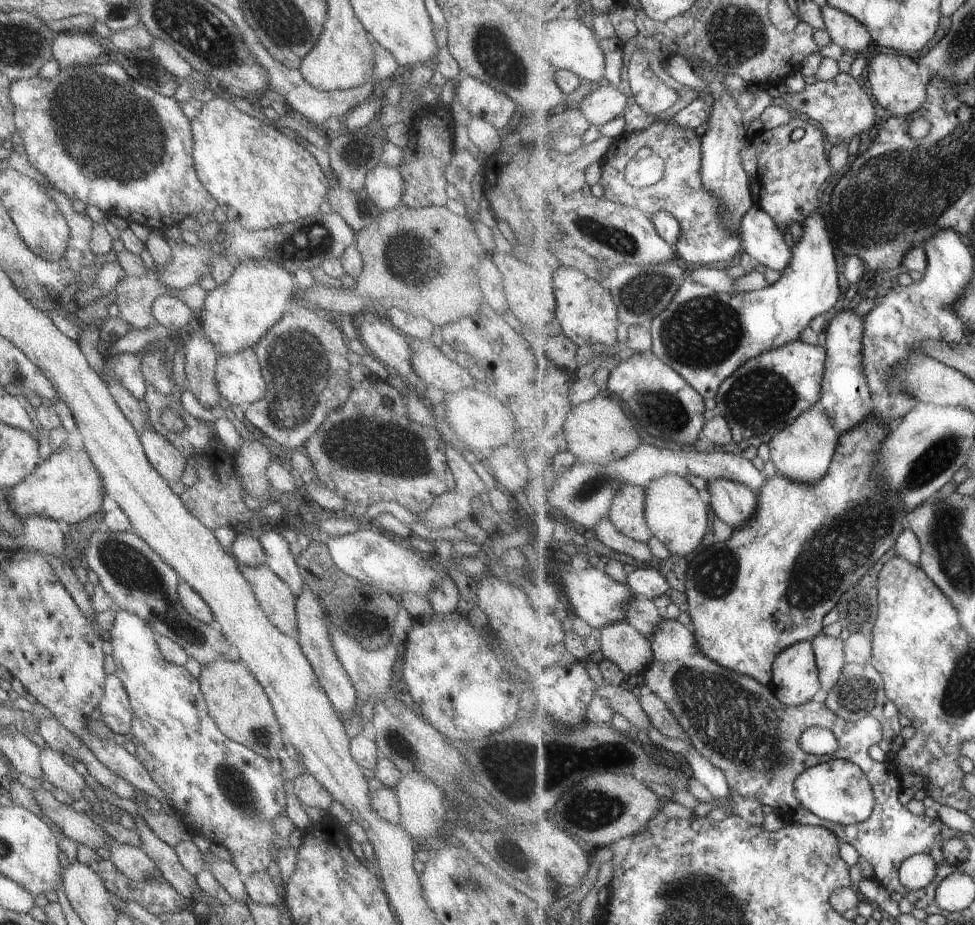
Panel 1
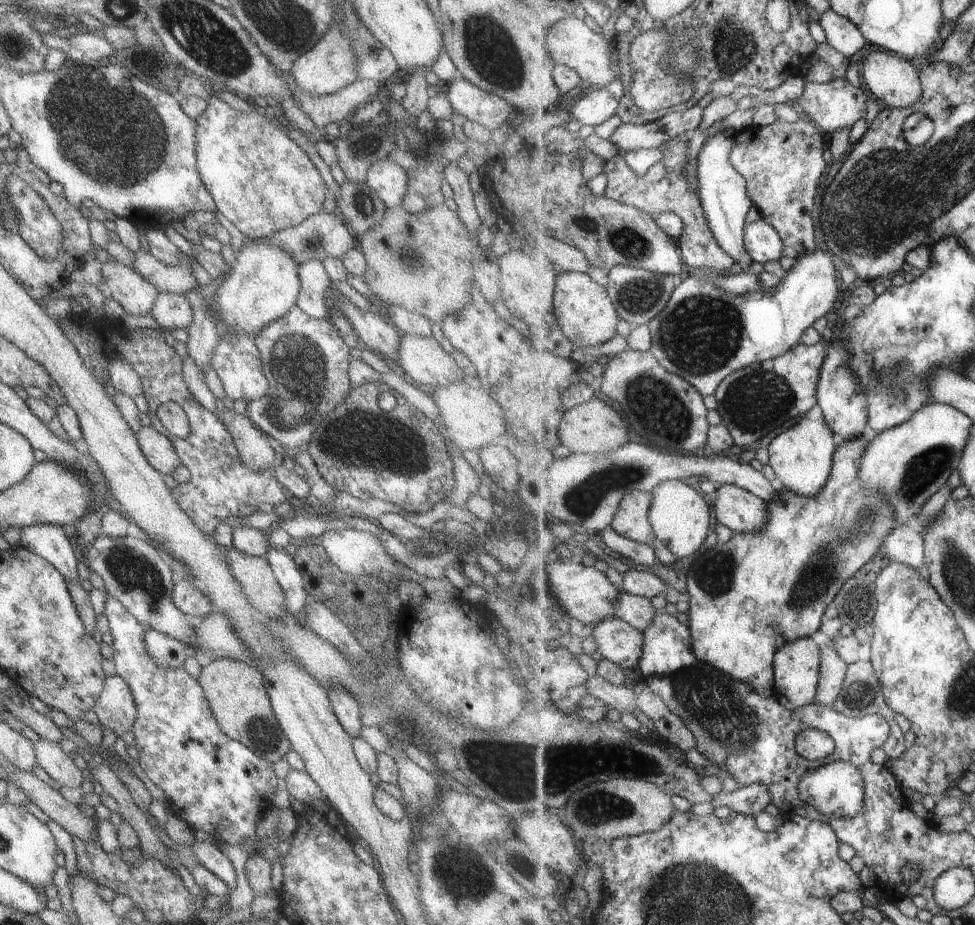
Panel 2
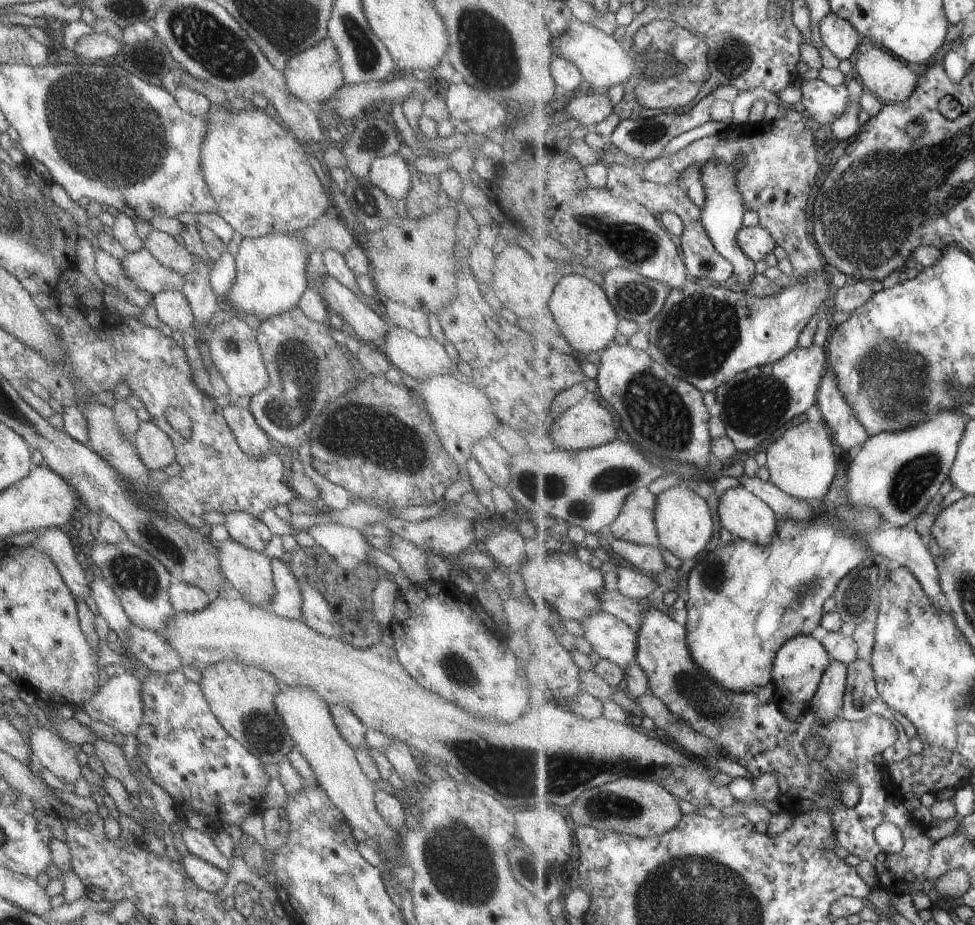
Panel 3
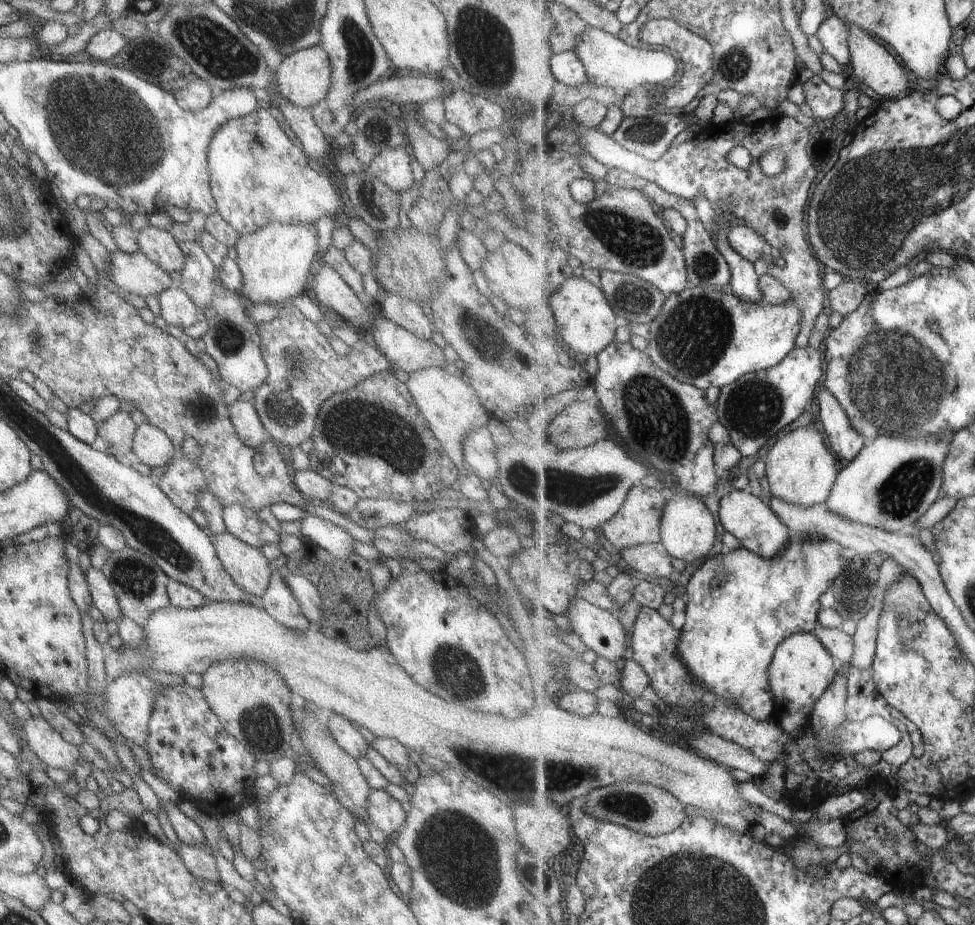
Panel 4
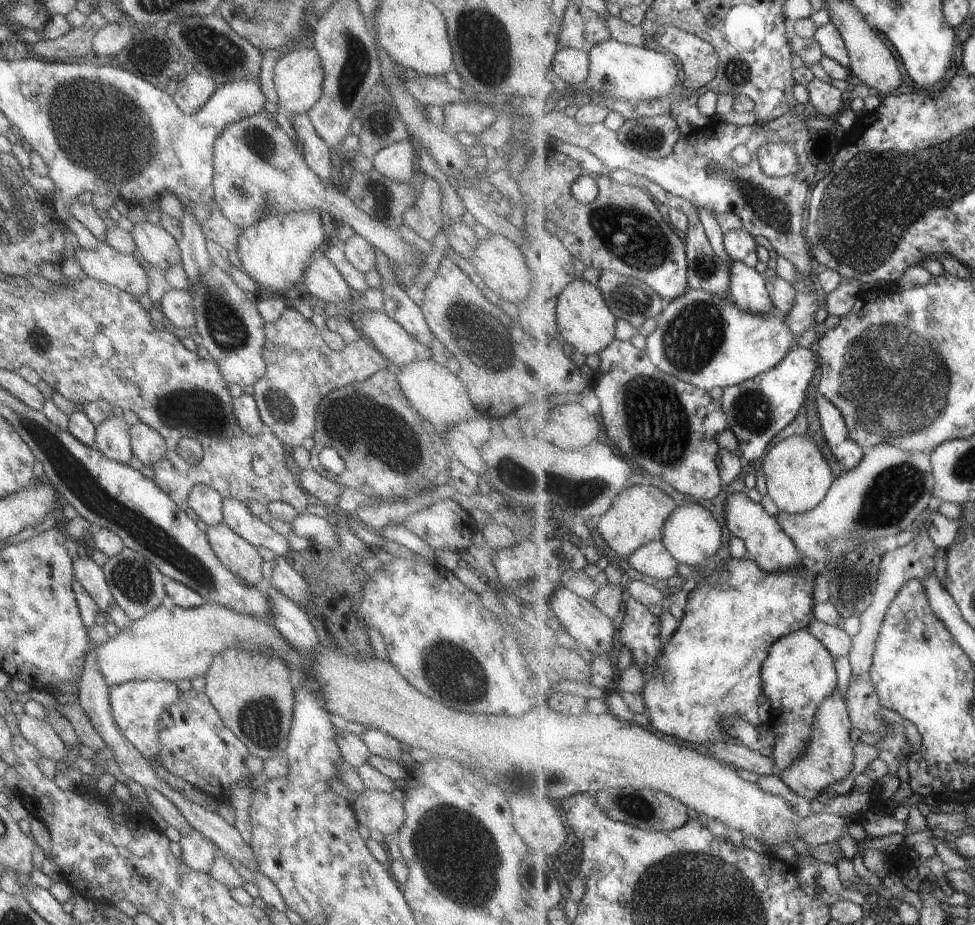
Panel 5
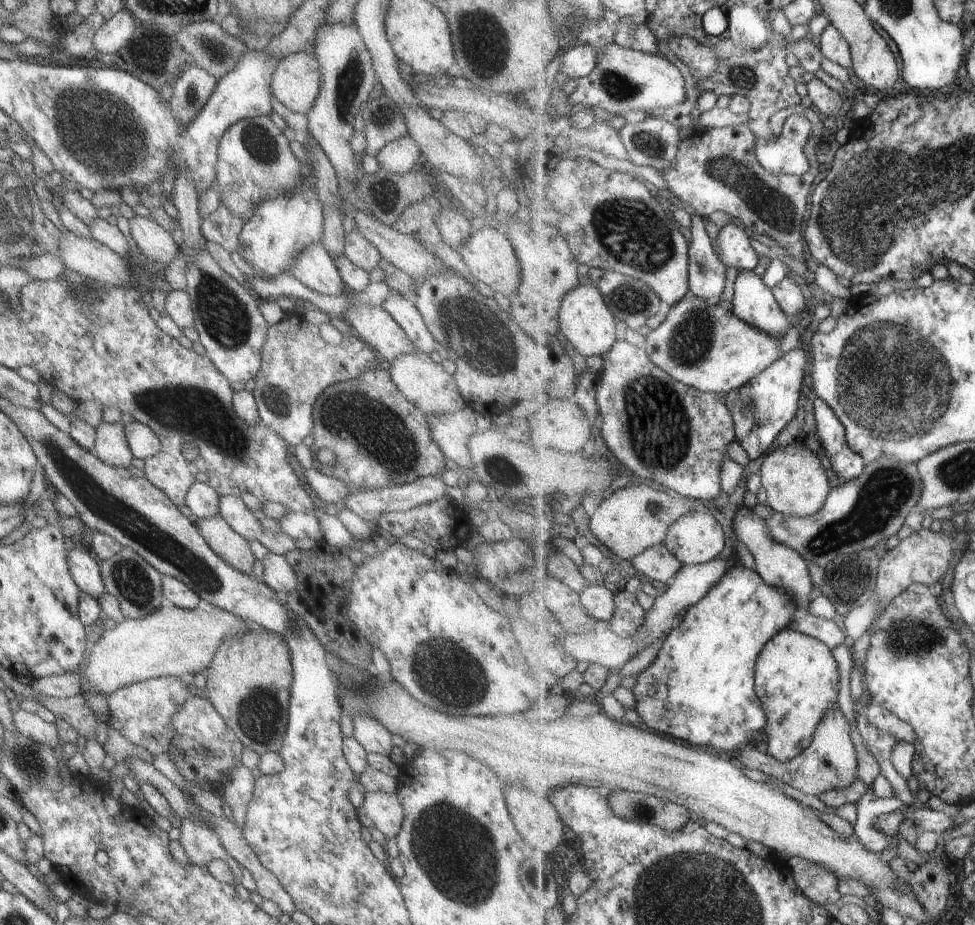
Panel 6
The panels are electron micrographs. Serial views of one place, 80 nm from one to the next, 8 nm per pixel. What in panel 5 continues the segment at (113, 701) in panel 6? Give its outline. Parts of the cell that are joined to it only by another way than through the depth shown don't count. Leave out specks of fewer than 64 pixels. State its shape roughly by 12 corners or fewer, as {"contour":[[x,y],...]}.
{"contour":[[167,679],[108,688],[111,718],[145,758],[156,755],[158,716],[177,698]]}

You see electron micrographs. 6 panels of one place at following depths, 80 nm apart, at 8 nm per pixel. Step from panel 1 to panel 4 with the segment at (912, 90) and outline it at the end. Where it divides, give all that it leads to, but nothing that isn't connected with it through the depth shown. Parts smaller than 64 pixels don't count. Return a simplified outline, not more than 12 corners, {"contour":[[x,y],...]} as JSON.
{"contour":[[850,26],[852,69],[879,100],[897,99],[911,78],[875,35]]}

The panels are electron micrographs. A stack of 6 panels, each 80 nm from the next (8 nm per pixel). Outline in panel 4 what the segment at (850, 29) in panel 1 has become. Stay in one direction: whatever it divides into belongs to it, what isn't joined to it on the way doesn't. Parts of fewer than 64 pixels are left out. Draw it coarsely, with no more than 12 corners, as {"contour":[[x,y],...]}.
{"contour":[[839,15],[827,17],[817,36],[841,65],[852,62],[850,26]]}

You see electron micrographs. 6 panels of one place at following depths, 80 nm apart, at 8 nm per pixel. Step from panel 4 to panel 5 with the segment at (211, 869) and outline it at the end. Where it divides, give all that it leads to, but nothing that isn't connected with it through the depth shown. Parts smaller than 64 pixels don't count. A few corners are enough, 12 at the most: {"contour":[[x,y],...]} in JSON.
{"contour":[[195,830],[178,841],[187,868],[207,873],[216,846]]}

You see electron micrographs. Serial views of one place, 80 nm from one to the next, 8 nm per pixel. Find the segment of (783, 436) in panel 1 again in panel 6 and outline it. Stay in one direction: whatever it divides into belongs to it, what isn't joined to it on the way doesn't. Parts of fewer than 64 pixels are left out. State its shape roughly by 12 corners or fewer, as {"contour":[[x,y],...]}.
{"contour":[[800,438],[763,458],[760,473],[775,512],[806,517],[834,486]]}

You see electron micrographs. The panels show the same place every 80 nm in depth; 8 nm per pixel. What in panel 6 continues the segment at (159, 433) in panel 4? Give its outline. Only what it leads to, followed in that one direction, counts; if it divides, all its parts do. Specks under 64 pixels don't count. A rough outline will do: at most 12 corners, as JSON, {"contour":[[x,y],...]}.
{"contour":[[132,421],[122,428],[133,457],[159,452],[159,439],[148,426]]}

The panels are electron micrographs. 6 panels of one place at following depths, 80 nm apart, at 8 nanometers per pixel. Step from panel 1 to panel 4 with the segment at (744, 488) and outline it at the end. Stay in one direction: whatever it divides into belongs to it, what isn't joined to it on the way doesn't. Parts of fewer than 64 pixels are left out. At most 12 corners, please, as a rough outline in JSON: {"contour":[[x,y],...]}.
{"contour":[[748,489],[719,501],[725,532],[761,557],[780,555],[789,527]]}

